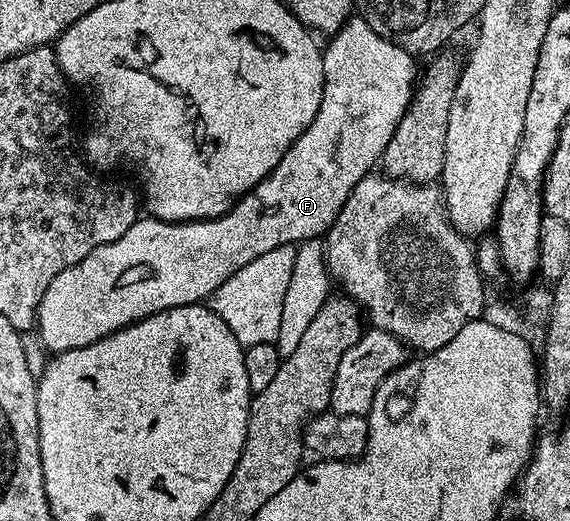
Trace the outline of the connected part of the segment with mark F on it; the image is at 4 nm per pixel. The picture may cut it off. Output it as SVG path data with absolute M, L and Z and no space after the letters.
M351 17L350 21L345 22L327 42L330 43L325 43L322 52L324 96L320 100L320 112L316 112L316 120L312 120L312 124L308 124L308 128L295 140L292 148L288 148L288 152L284 152L280 164L276 164L273 172L264 180L260 180L260 184L256 184L244 197L239 198L231 210L218 218L203 218L196 222L165 222L149 216L139 217L138 221L132 224L132 228L128 228L128 232L124 232L124 236L120 236L120 240L112 240L112 244L104 244L100 248L88 252L88 256L84 256L84 260L80 260L80 264L76 264L72 268L64 268L64 272L60 272L60 276L56 276L56 280L52 280L52 284L48 284L48 292L44 292L44 300L38 306L36 334L42 337L43 344L50 349L50 352L62 354L65 350L72 348L84 348L120 328L144 320L156 312L164 312L177 306L205 303L210 295L216 292L216 288L220 288L220 284L224 284L224 280L228 280L228 276L232 276L232 272L244 268L244 264L256 260L256 256L264 256L264 252L272 252L272 248L293 246L299 242L307 242L309 238L321 239L325 235L330 225L336 220L340 208L344 208L352 188L356 188L356 184L360 184L360 180L379 165L382 154L388 148L388 140L392 140L404 112L410 107L410 99L414 97L416 89L415 55L409 54L404 48L392 44L386 38L381 38L367 24L365 17Z

